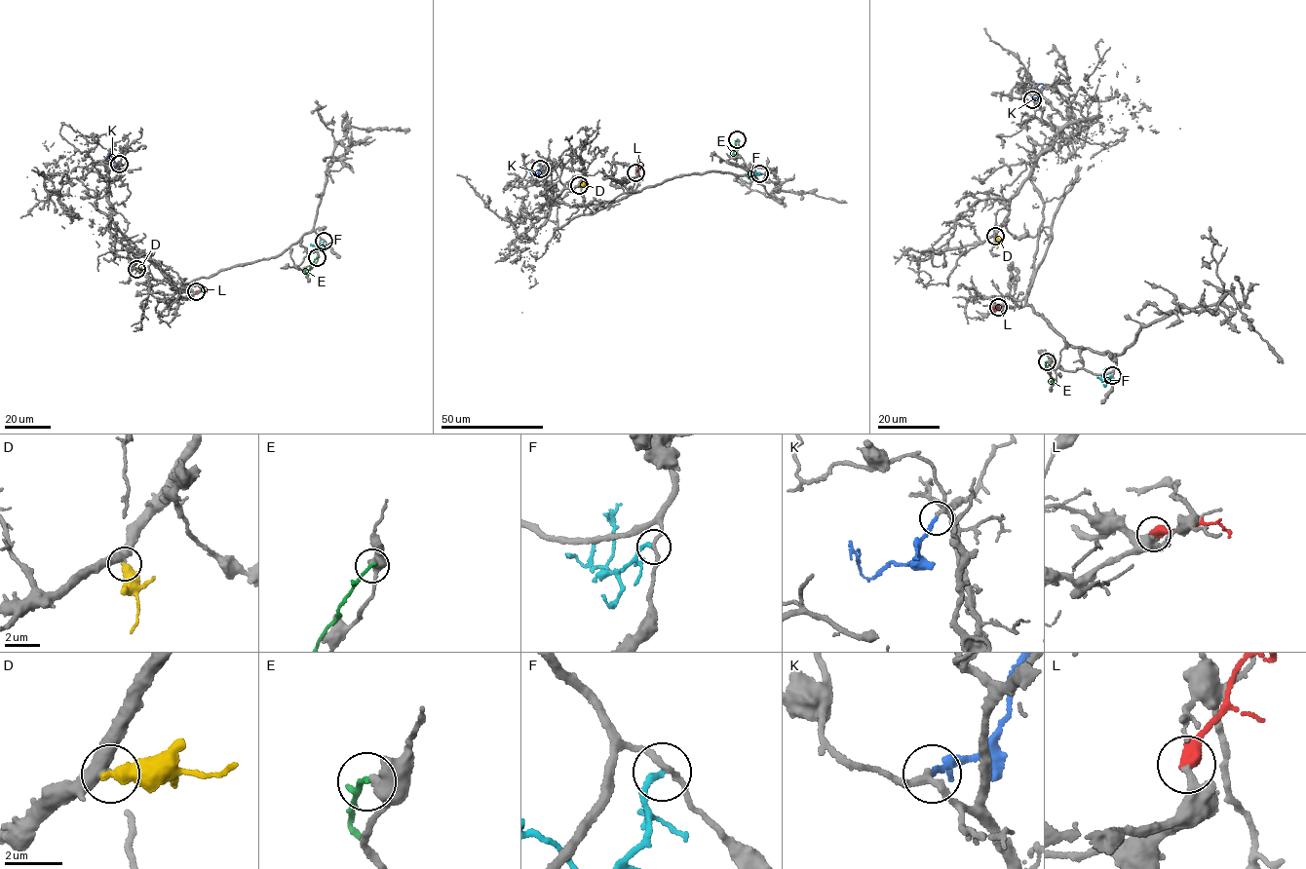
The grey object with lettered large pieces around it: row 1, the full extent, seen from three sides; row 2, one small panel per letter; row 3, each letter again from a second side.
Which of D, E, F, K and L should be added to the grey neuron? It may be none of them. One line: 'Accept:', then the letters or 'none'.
Accept: K

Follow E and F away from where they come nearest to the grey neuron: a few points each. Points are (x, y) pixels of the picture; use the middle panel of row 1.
E: (737, 139), (733, 153), (739, 155)
F: (759, 173), (747, 176)

